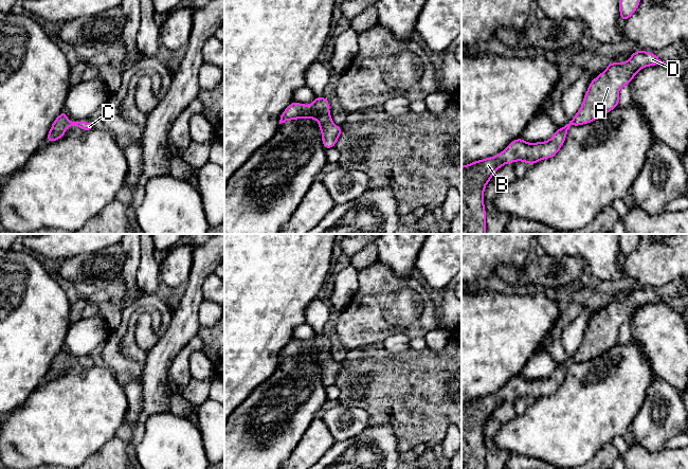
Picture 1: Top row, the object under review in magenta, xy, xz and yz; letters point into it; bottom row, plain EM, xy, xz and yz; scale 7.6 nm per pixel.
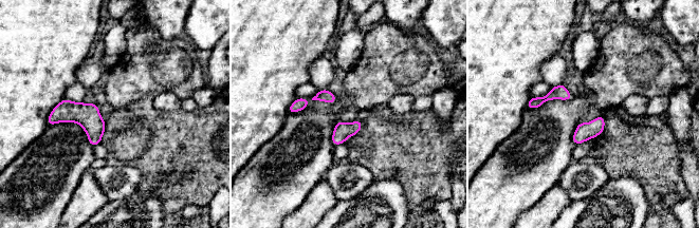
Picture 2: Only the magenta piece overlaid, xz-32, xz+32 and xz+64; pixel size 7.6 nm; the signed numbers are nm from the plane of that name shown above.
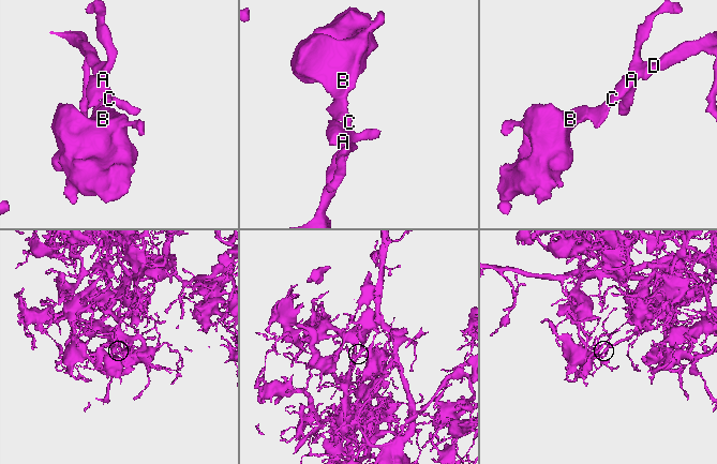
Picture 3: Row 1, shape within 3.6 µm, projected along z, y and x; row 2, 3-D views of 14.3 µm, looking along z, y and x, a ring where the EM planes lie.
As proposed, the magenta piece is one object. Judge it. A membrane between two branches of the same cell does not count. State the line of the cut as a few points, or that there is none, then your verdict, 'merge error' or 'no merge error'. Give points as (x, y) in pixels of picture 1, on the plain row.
no cut | no merge error

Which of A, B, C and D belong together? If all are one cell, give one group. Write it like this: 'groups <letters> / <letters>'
groups A B C D

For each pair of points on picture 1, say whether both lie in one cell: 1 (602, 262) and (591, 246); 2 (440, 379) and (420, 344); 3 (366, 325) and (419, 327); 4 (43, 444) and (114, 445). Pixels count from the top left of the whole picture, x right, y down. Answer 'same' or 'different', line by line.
1: same
2: different
3: same
4: different

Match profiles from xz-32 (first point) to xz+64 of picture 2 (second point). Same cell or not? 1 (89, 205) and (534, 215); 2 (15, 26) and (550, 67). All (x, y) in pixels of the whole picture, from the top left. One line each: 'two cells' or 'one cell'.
1: one cell
2: two cells

